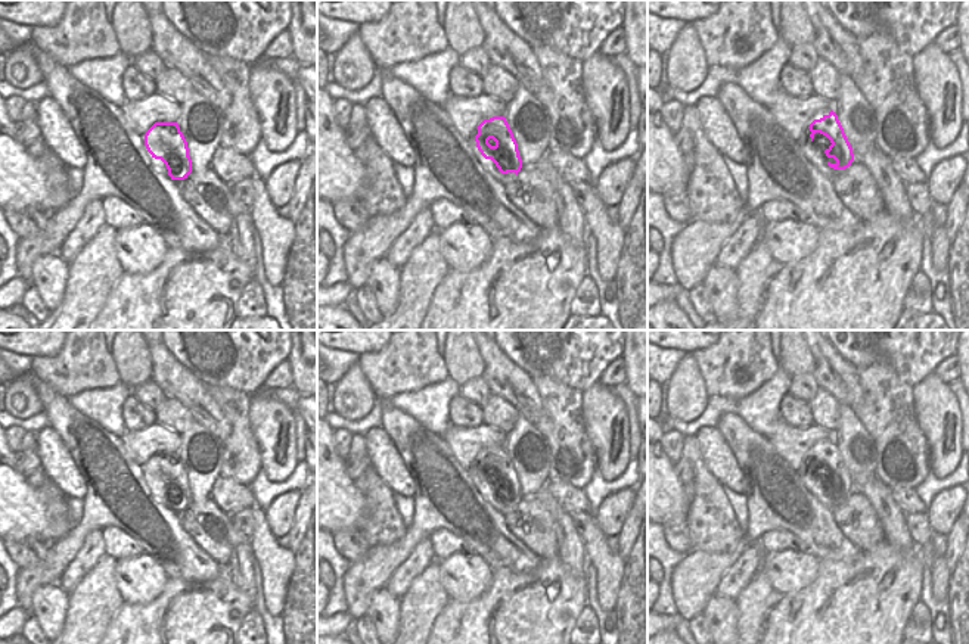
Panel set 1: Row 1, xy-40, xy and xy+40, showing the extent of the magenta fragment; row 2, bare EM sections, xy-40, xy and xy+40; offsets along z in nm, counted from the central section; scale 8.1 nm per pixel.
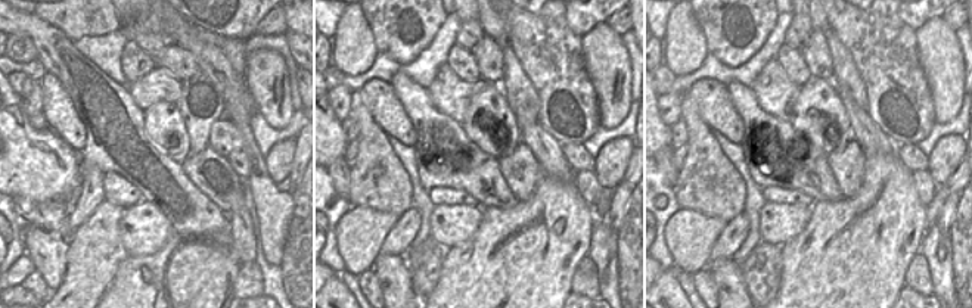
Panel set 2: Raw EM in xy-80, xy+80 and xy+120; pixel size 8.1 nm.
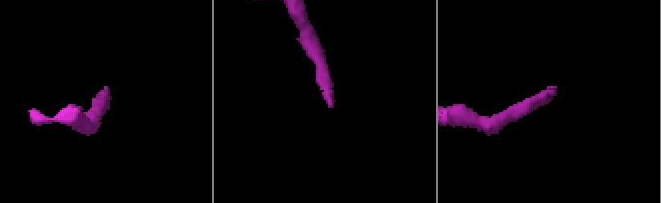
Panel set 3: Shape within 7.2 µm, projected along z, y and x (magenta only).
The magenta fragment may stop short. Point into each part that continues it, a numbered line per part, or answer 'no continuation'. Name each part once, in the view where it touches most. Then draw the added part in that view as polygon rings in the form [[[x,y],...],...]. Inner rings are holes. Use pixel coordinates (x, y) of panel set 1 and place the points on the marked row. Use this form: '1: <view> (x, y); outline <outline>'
1: xy+40 (813, 151); outline [[[822,109],[807,121],[798,139],[798,144],[807,161],[811,162],[814,168],[817,168],[822,174],[824,174],[827,178],[833,181],[838,175],[842,175],[847,171],[847,168],[833,169],[827,165],[829,162],[836,164],[833,158],[827,158],[824,153],[824,150],[829,149],[829,146],[832,144],[830,140],[820,133],[816,133],[811,139],[811,131],[808,128],[814,119],[820,119],[824,115],[829,115],[830,111],[832,109]]]

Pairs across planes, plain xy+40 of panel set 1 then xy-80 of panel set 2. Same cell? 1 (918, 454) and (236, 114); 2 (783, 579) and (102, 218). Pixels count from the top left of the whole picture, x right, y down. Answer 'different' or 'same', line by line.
1: same
2: different

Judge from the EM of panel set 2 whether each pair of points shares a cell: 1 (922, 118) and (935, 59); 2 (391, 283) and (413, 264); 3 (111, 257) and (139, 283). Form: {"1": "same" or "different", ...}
{"1": "different", "2": "different", "3": "different"}

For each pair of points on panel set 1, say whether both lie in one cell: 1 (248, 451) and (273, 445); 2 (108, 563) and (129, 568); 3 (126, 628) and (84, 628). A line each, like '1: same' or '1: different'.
1: different
2: different
3: different

